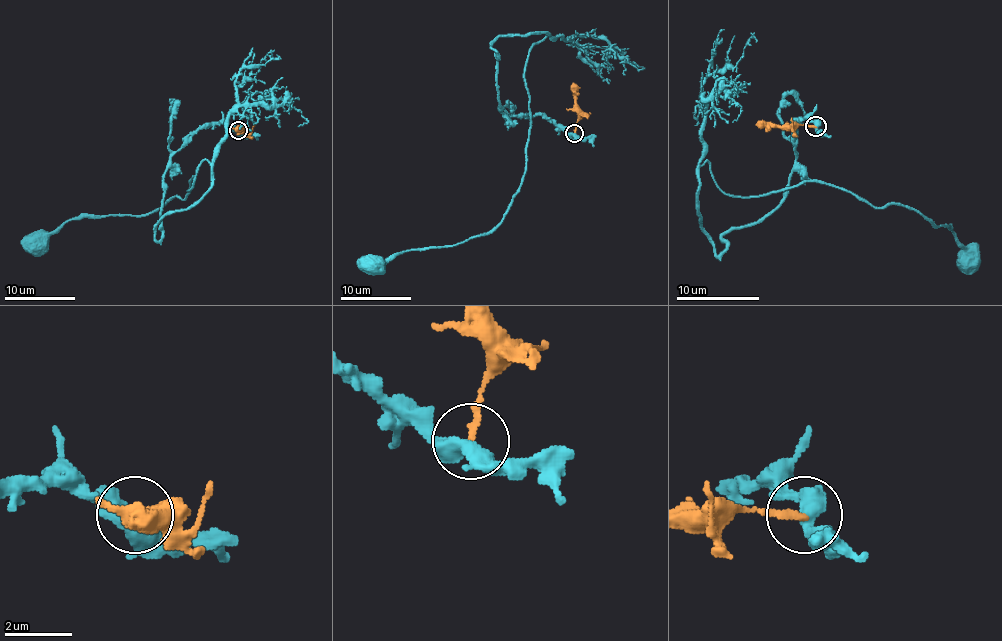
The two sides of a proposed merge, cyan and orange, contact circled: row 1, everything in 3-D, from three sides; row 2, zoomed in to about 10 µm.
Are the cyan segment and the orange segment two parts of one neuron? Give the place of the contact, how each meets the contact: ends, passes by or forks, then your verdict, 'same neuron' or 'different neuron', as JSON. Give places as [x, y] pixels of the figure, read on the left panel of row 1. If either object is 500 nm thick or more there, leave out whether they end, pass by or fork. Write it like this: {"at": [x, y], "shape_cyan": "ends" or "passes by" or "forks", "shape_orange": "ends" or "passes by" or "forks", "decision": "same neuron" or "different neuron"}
{"at": [238, 130], "shape_cyan": "passes by", "shape_orange": "ends", "decision": "different neuron"}

